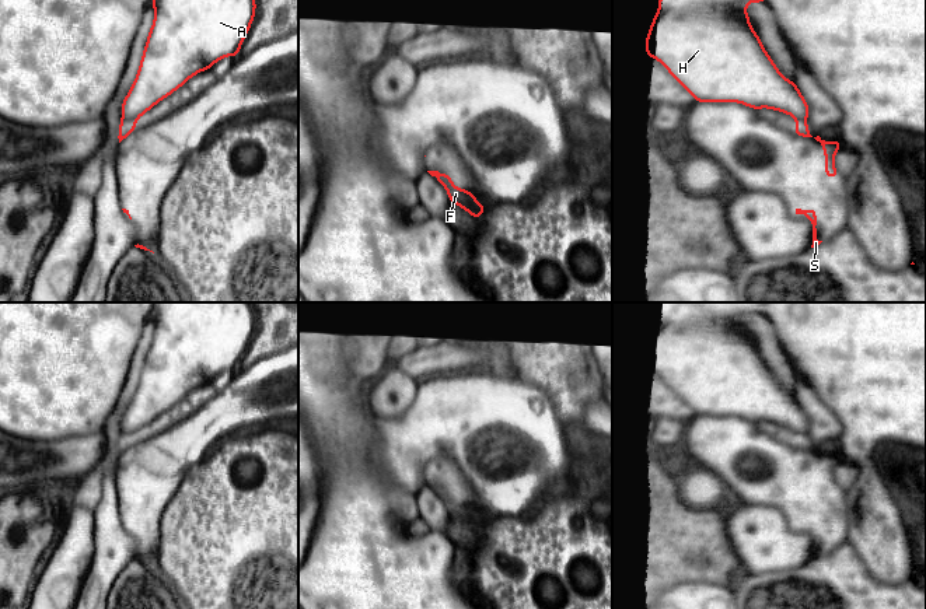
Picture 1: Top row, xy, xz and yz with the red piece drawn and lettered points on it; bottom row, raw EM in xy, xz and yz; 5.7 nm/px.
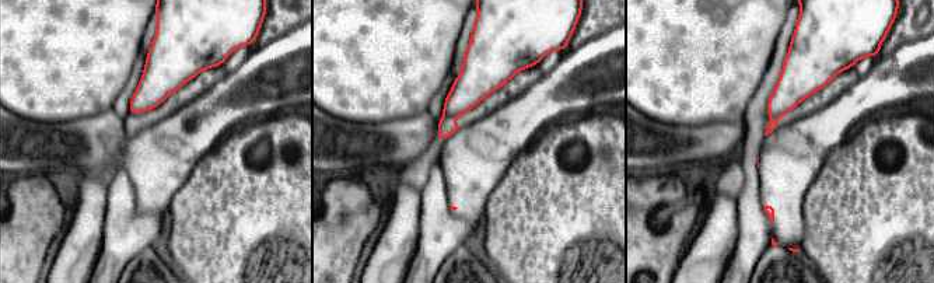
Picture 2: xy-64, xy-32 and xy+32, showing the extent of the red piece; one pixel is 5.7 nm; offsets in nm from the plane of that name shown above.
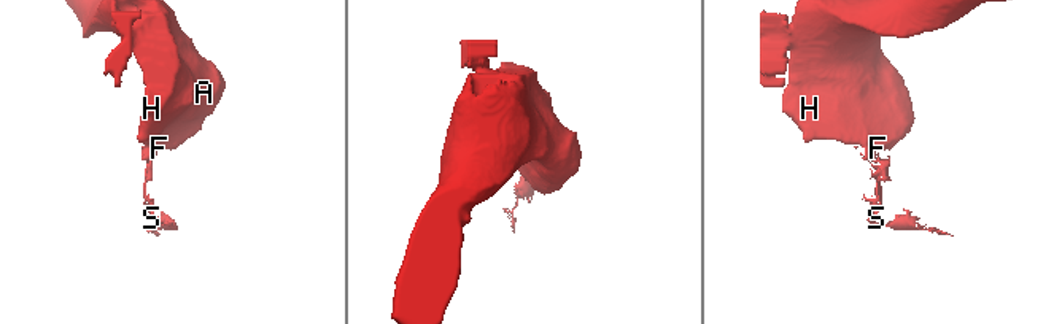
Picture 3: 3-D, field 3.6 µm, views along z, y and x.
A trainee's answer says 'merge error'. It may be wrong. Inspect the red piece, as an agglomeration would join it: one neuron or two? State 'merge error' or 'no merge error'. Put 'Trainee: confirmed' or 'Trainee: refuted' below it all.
merge error
Trainee: confirmed

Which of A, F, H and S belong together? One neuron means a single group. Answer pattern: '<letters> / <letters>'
A F H / S

